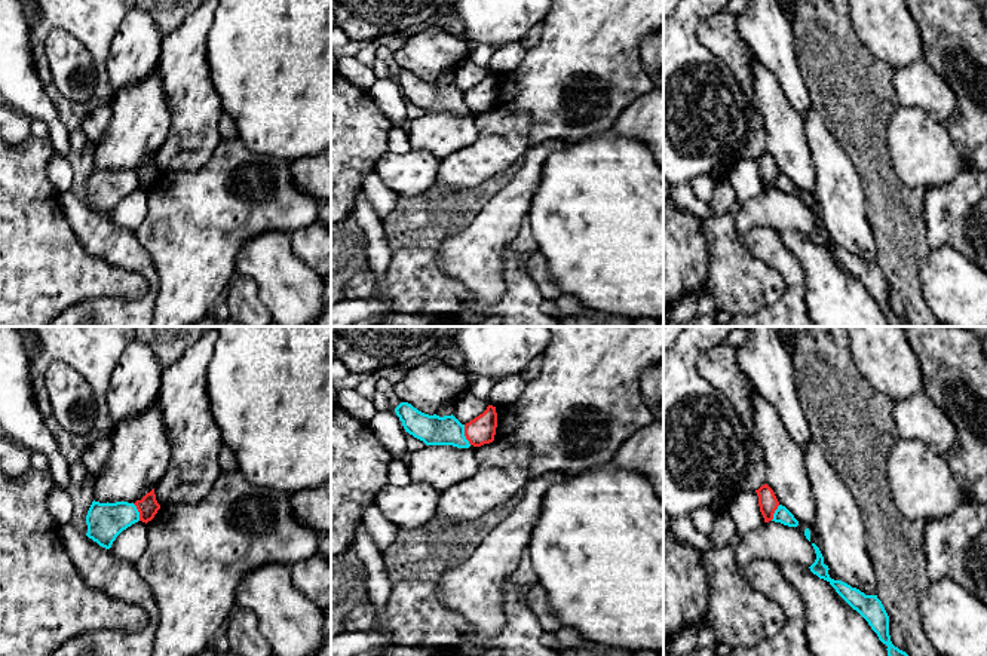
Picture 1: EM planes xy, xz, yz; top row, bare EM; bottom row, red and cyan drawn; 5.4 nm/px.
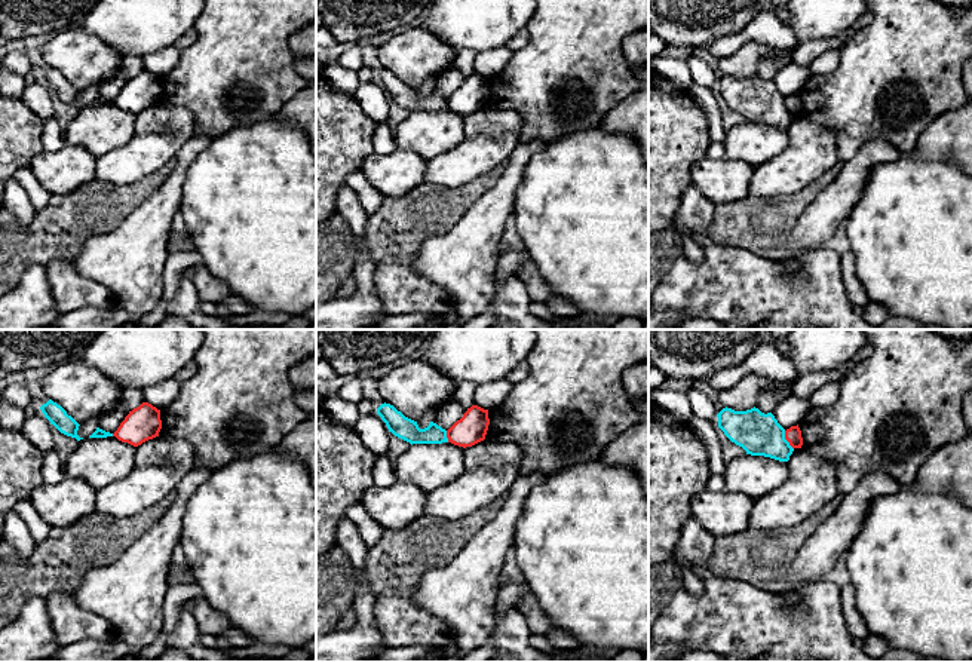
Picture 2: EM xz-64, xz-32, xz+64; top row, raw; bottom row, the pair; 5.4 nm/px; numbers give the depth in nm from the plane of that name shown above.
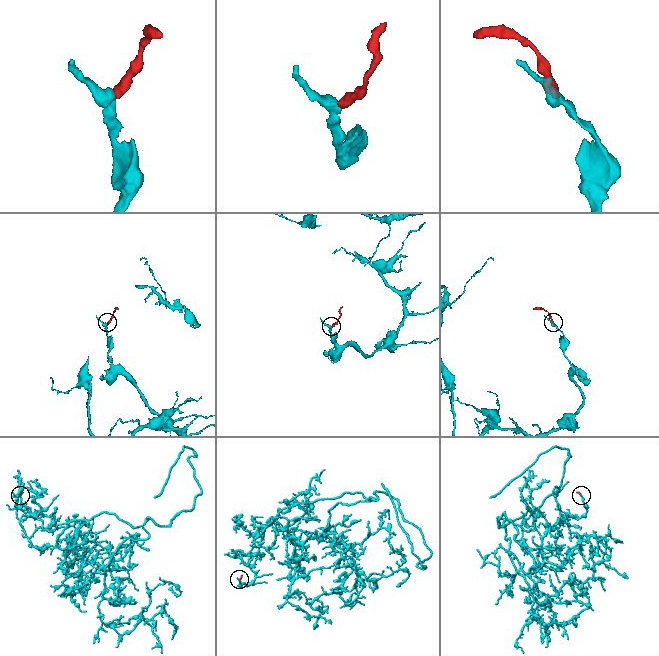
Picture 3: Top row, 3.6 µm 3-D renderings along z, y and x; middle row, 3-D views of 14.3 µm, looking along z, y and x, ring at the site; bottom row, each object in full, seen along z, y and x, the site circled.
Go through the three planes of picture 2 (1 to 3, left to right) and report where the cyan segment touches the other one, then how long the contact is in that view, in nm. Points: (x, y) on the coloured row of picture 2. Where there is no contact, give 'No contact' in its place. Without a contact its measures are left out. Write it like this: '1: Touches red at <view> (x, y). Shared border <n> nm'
1: No contact
2: Touches red at xz-32 (447, 437). Shared border 70 nm
3: Touches red at xz+64 (785, 438). Shared border 120 nm

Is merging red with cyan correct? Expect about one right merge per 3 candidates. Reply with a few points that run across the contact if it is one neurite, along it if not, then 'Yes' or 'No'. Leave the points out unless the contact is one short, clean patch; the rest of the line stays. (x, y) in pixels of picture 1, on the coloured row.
Line: xz (463, 425), (463, 434), (471, 444). No

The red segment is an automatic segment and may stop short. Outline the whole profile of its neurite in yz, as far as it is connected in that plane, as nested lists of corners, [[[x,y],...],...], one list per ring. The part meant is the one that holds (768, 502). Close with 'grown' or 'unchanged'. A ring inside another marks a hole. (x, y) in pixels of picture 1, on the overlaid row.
[[[764,484],[761,485],[758,490],[755,490],[757,496],[758,496],[758,506],[760,506],[760,512],[764,518],[764,522],[769,522],[773,519],[773,514],[779,506],[779,502],[773,493],[773,490]]]; unchanged

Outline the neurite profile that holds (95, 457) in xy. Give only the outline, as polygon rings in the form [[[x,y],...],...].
[[[108,438],[96,441],[82,457],[82,463],[89,475],[101,475],[111,454],[113,442]]]

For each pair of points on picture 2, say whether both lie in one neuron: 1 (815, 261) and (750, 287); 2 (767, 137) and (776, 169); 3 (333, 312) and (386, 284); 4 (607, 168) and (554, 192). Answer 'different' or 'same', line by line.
1: same
2: different
3: different
4: same

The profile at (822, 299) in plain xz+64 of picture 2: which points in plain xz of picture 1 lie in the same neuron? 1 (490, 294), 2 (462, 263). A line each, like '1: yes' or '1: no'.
1: no
2: no

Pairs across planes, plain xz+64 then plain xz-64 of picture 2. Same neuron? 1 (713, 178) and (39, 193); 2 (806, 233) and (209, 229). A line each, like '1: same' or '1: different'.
1: different
2: different

